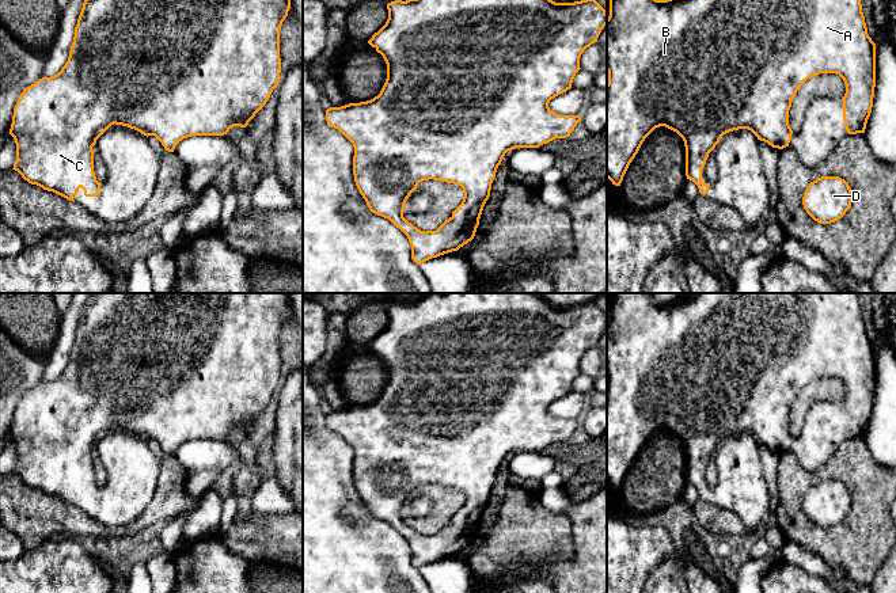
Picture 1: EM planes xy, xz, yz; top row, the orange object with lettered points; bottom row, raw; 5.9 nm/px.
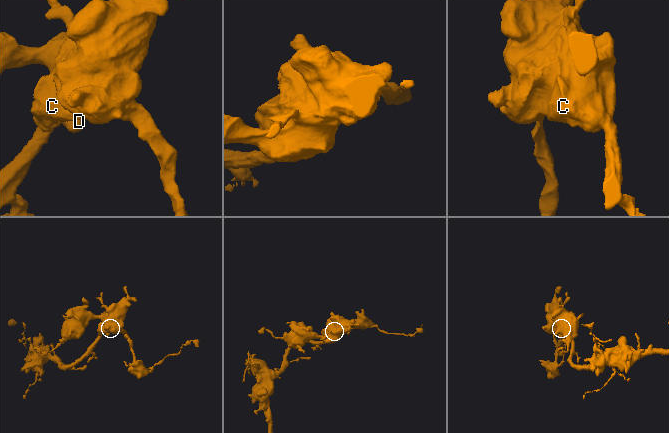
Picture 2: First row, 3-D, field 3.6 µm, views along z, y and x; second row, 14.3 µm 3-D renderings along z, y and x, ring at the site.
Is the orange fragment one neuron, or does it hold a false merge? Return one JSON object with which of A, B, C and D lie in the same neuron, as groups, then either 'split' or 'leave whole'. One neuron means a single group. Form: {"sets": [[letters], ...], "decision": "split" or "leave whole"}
{"sets": [["A", "B", "C", "D"]], "decision": "leave whole"}

